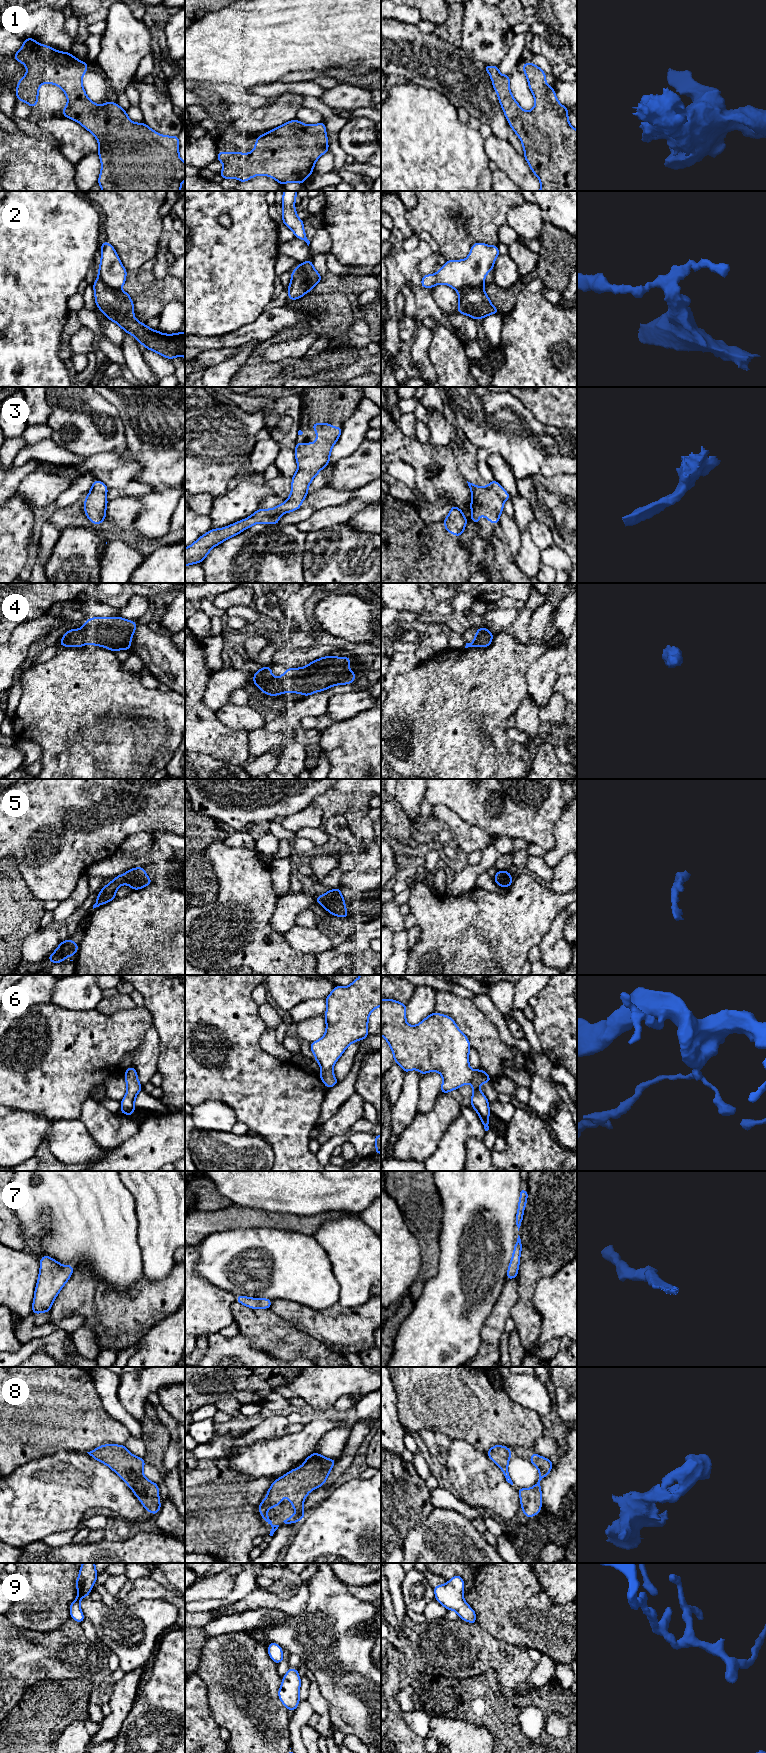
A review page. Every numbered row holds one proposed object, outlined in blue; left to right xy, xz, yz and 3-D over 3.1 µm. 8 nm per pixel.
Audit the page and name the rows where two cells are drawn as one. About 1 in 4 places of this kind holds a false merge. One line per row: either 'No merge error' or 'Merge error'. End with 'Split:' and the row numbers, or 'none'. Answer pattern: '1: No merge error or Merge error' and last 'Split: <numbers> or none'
1: No merge error
2: Merge error
3: No merge error
4: No merge error
5: No merge error
6: No merge error
7: No merge error
8: No merge error
9: No merge error
Split: 2

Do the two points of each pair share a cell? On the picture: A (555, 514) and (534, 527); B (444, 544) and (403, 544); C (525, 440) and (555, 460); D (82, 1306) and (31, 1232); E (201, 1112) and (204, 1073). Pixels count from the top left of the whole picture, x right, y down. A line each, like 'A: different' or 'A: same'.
A: different
B: same
C: same
D: different
E: different

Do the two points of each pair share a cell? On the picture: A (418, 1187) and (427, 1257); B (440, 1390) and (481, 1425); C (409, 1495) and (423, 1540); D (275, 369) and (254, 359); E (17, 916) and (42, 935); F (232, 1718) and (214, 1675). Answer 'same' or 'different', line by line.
A: same
B: same
C: different
D: same
E: different
F: same

